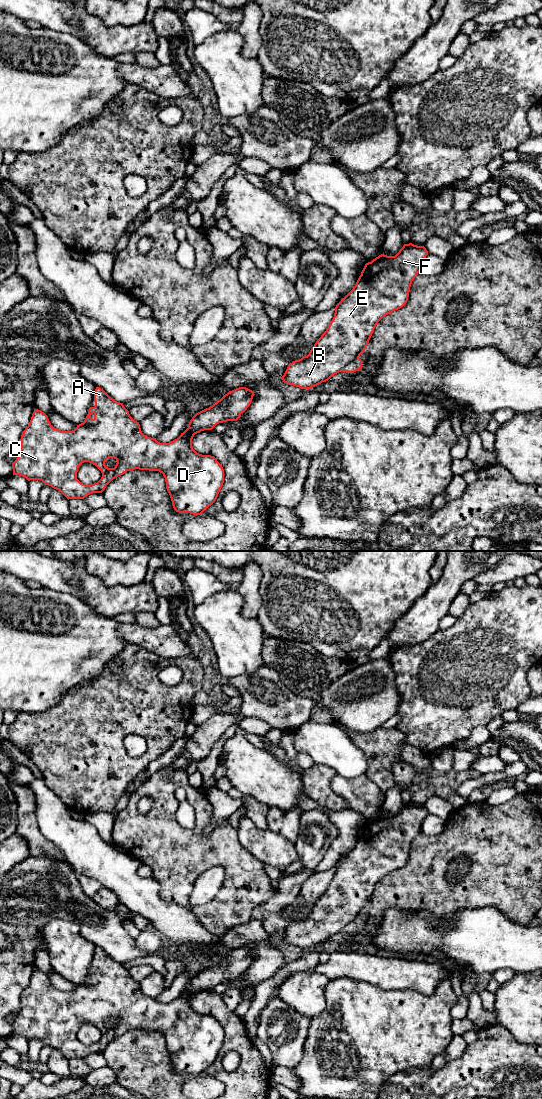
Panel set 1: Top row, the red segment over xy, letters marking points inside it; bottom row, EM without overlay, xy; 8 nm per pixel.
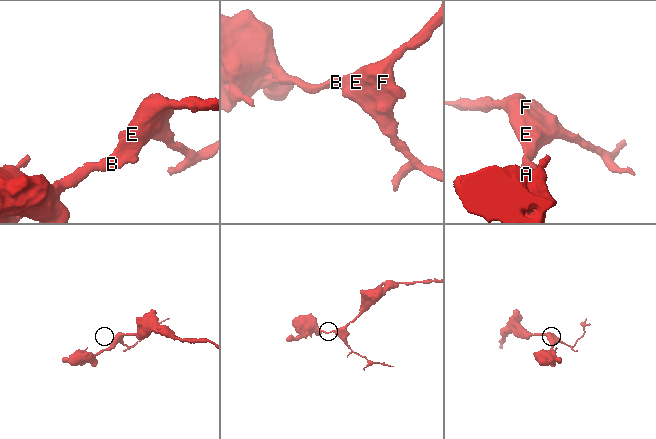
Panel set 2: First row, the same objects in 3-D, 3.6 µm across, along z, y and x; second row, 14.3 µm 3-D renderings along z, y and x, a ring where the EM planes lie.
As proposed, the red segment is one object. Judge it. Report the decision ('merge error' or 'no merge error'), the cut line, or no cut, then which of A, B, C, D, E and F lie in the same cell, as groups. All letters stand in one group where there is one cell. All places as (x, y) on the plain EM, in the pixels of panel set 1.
no merge error; cut none; groups A B C D E F

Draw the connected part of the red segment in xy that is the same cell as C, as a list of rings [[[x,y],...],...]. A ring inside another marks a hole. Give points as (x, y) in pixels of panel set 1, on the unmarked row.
[[[96,947],[94,952],[95,965],[89,968],[84,982],[77,985],[72,991],[61,991],[54,988],[44,972],[38,969],[34,970],[29,985],[21,995],[21,1009],[18,1017],[12,1023],[13,1035],[23,1036],[28,1041],[41,1040],[45,1045],[59,1050],[69,1060],[84,1059],[92,1053],[102,1053],[113,1039],[130,1030],[159,1031],[165,1038],[166,1049],[174,1070],[195,1076],[201,1075],[216,1061],[224,1043],[224,1029],[214,1016],[197,1013],[192,1007],[192,999],[195,994],[204,990],[212,990],[219,983],[237,981],[250,966],[253,956],[254,952],[246,947],[229,951],[212,966],[196,973],[190,980],[188,988],[177,999],[169,1003],[160,1003],[156,998],[148,997],[142,993],[139,982],[130,976],[123,963],[115,961],[103,949]],[[109,1018],[114,1018],[117,1021],[114,1028],[108,1028],[105,1025]],[[84,1022],[92,1023],[101,1031],[102,1037],[97,1043],[86,1045],[77,1039],[78,1028]]]

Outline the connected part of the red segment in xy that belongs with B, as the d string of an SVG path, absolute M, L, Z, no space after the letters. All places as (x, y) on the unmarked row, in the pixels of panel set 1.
M409 803L404 804L395 816L381 814L366 823L353 849L336 865L332 881L309 914L290 923L280 939L286 944L309 950L328 941L339 932L349 934L359 931L362 928L362 920L359 917L364 913L376 885L383 877L402 868L407 863L412 841L421 832L422 823L427 815L428 811L424 806Z

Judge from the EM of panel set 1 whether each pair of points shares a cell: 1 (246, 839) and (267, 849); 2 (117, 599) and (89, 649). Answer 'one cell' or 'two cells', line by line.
1: one cell
2: two cells

